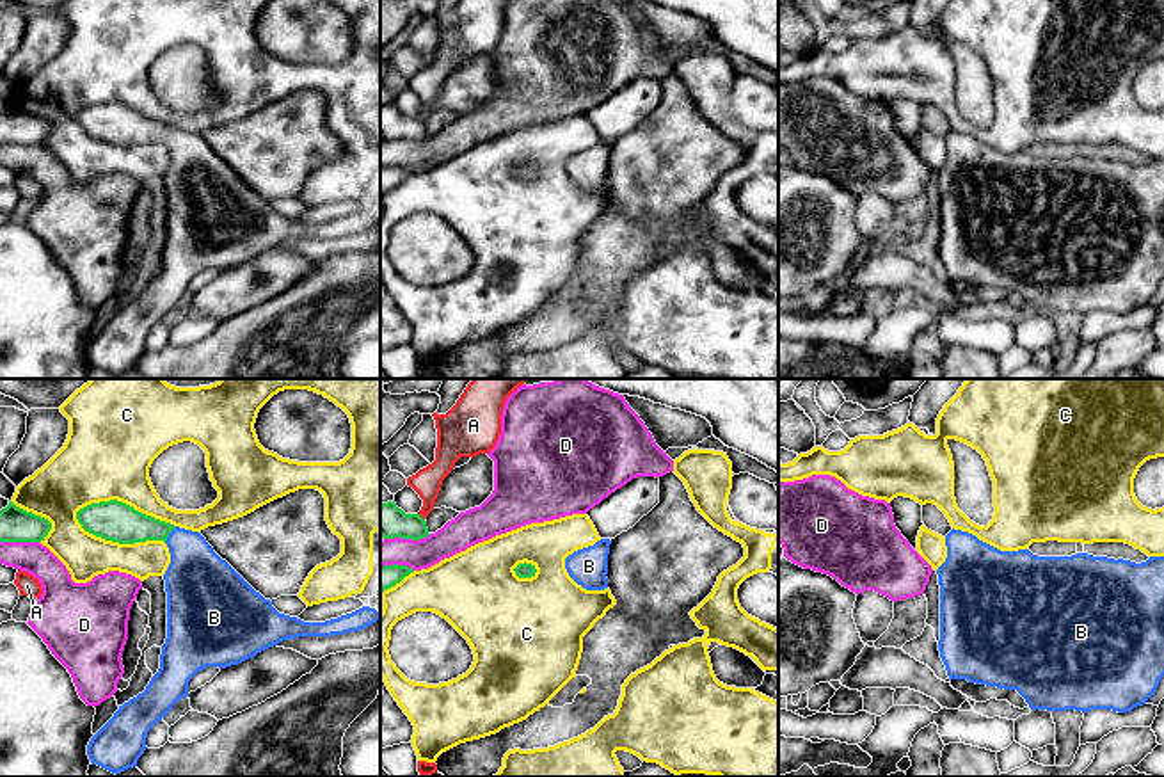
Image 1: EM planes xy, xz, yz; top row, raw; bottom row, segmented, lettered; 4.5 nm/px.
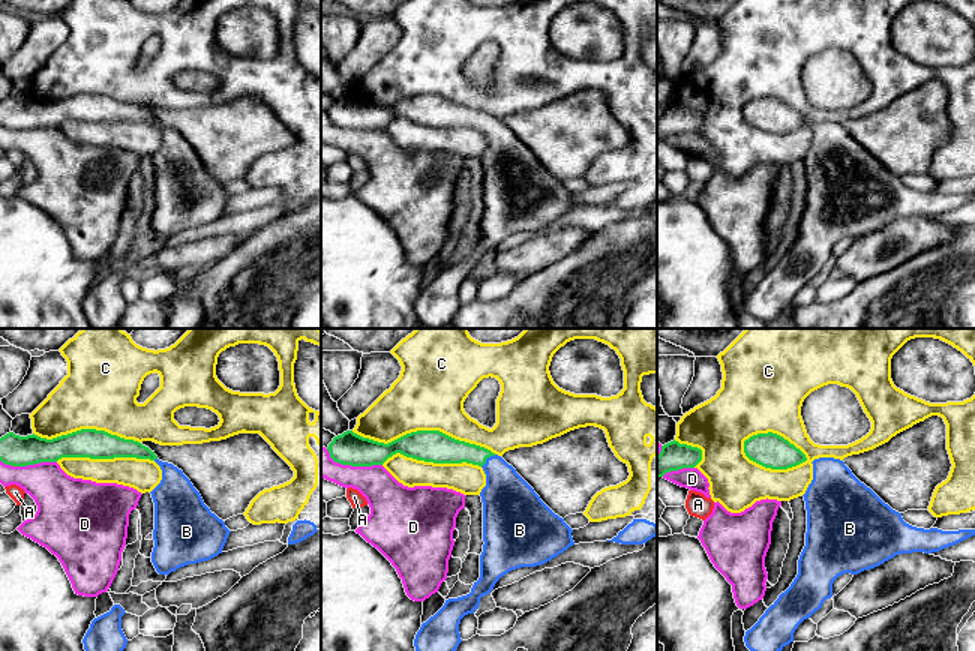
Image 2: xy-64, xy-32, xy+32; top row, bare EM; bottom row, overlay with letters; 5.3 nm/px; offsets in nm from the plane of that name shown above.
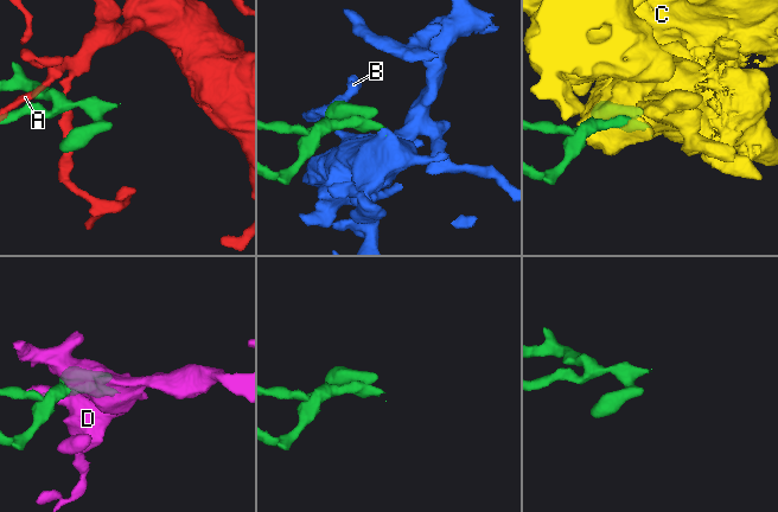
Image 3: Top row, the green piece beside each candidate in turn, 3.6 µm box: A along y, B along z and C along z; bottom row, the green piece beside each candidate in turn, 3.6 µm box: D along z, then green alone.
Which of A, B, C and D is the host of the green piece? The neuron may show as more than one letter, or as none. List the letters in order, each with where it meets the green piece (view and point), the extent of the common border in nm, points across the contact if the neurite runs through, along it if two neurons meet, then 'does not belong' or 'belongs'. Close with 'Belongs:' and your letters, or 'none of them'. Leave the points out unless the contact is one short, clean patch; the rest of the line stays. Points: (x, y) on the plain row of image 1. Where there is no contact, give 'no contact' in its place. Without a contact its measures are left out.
A: meets green in xz at (420, 118); contact 50 nm long; border along xz (418, 114), (423, 121); does not belong
B: meets green in xy at (167, 137); contact 90 nm long; runs through xy (116, 123), (167, 137), (192, 162), (198, 184); belongs
C: meets green in xy at (125, 105); contact 460 nm long; does not belong
D: meets green in xy at (20, 143); contact 180 nm long; does not belong
Belongs: B

